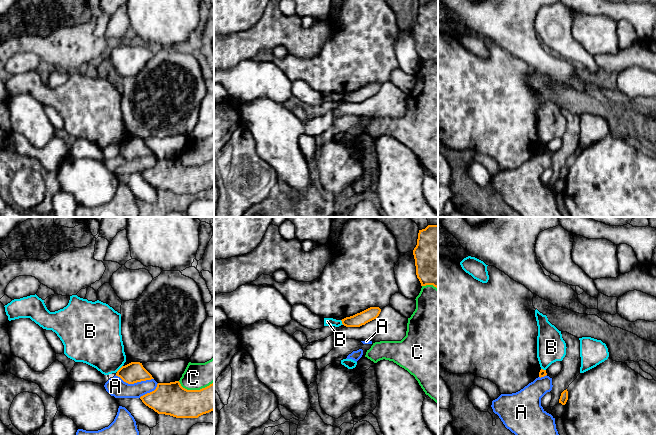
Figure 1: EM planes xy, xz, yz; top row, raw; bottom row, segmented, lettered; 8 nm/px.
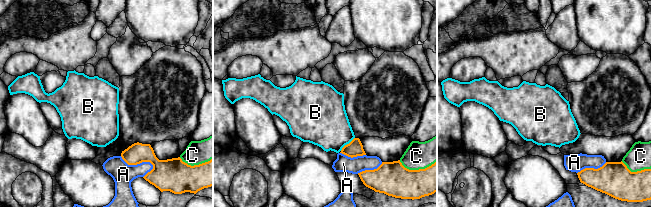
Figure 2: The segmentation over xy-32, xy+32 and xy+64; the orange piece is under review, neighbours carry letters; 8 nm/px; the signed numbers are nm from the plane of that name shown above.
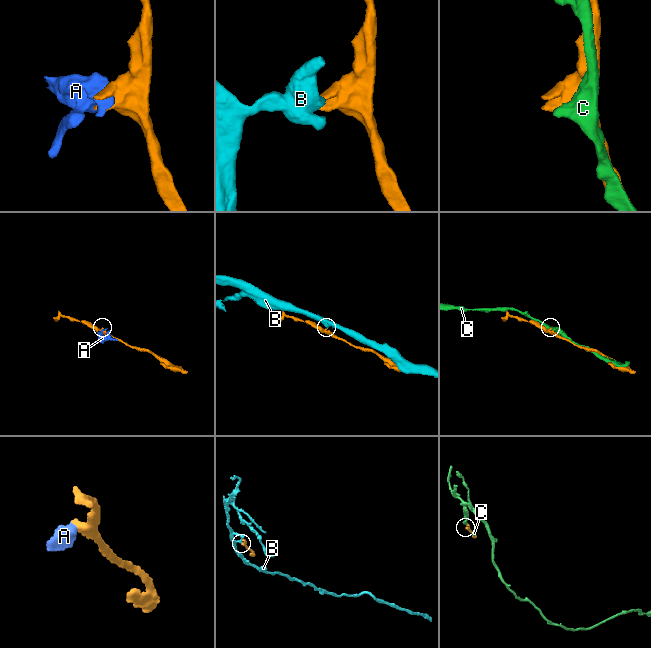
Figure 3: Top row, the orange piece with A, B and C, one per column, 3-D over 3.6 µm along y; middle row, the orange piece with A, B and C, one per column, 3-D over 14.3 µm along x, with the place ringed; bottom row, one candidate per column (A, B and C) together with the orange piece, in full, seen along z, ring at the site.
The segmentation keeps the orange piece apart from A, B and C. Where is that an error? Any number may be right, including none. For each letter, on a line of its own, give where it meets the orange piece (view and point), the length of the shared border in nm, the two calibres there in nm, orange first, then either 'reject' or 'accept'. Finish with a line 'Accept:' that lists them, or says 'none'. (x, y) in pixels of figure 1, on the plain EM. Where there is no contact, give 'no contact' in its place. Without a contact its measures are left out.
A: xy (134, 158) | 320 nm | 170/150 nm | reject
B: xy (120, 144) | 80 nm | 170/360 nm | reject
C: xy (195, 166) | 280 nm | 260/220 nm | reject
Accept: none

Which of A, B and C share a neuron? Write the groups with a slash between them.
A / B / C

